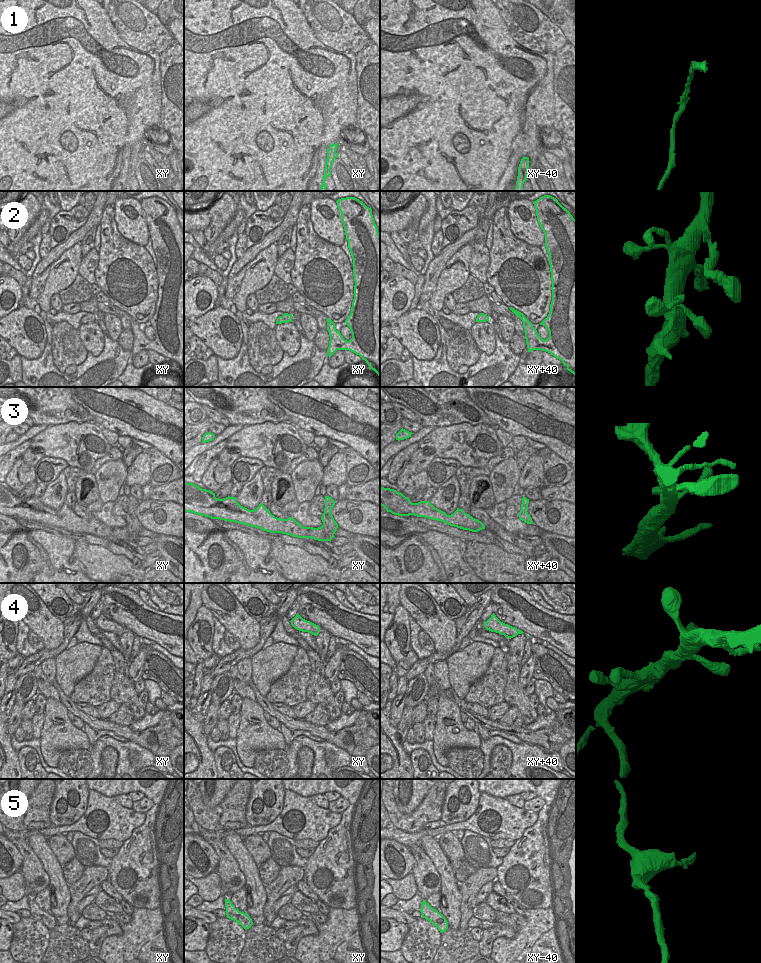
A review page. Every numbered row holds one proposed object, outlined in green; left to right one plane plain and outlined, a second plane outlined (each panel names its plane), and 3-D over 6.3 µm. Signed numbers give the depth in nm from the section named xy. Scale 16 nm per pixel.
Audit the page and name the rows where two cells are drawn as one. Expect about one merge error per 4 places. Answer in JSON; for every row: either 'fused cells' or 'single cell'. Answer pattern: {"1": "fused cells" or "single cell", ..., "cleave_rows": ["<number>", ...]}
{"1": "single cell", "2": "single cell", "3": "single cell", "4": "single cell", "5": "single cell", "cleave_rows": []}

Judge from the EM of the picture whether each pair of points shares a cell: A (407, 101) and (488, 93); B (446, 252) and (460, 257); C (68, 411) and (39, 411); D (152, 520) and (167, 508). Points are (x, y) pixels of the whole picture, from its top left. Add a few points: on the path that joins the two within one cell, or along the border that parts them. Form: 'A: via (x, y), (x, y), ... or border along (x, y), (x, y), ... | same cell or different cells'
A: via (427, 100), (468, 100) | same cell
B: border along (471, 243), (463, 245), (447, 261), (440, 273) | different cells
C: via (61, 411), (46, 411) | same cell
D: via (156, 518), (162, 508) | same cell

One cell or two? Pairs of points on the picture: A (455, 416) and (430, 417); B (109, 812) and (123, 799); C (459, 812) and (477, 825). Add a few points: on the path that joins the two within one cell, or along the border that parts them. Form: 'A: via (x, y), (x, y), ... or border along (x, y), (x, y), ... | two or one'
A: via (449, 416), (436, 416) | one
B: border along (113, 797), (120, 804), (131, 809) | two
C: border along (479, 797), (476, 810), (468, 818), (445, 824) | two

